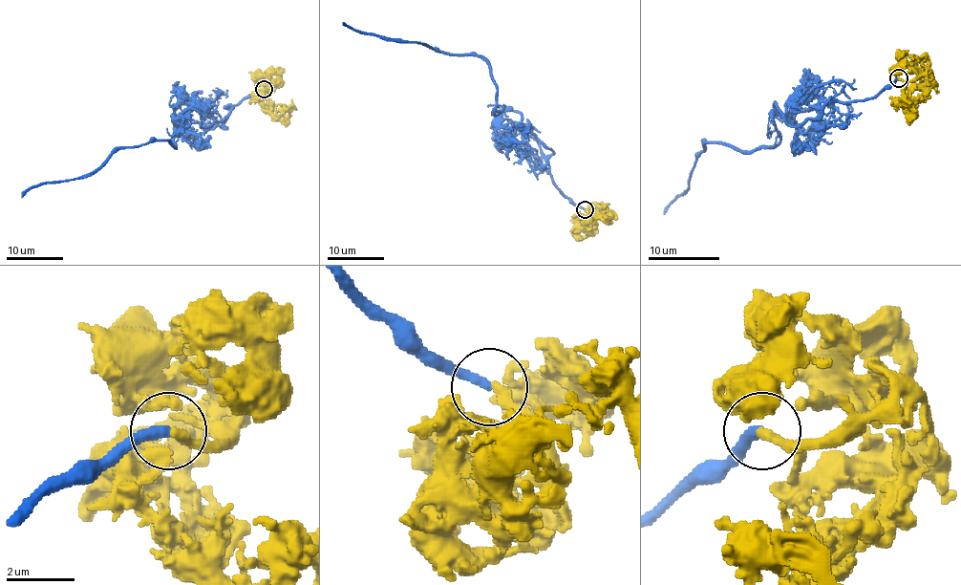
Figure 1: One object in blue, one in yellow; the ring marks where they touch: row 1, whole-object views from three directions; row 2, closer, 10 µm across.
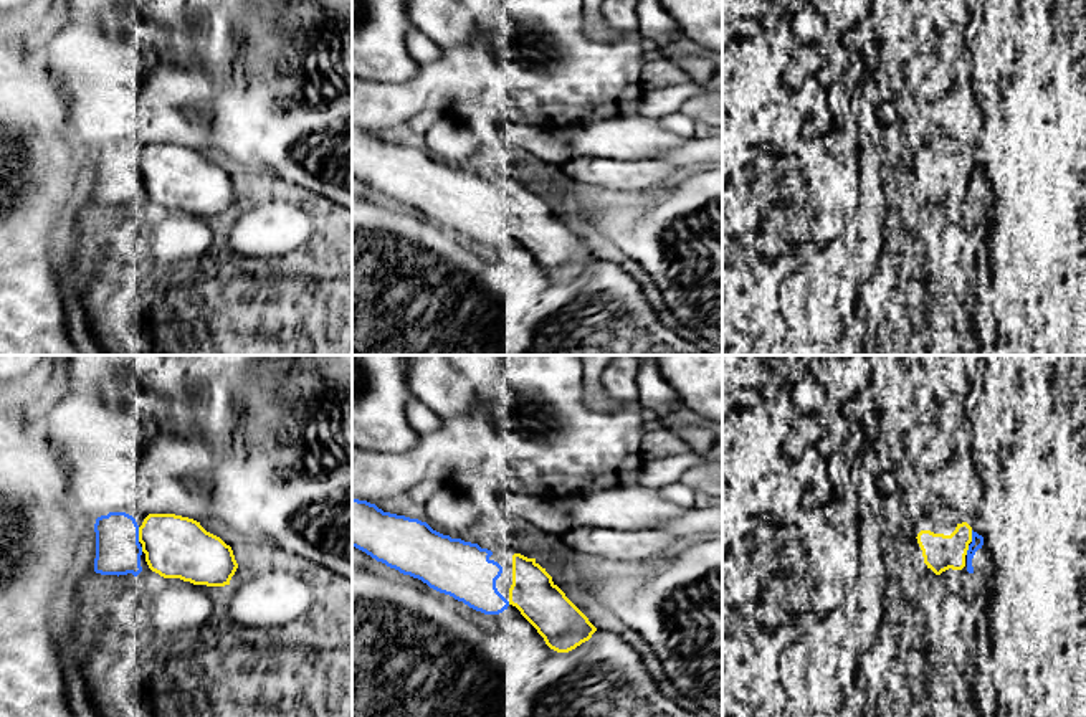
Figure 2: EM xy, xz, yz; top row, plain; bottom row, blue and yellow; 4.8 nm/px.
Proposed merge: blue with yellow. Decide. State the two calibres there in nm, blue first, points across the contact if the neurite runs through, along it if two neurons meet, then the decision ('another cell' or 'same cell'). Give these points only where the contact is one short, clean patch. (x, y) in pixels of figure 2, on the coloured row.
220 nm thick on the blue side, 300 nm on the other; same cell

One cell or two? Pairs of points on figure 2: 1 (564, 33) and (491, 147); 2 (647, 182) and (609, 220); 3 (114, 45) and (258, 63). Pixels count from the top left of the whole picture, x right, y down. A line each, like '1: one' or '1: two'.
1: two
2: two
3: one

